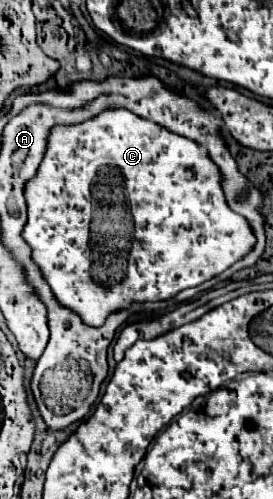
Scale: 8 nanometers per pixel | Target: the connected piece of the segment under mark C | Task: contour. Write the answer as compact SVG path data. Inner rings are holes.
M104 111L98 117L94 117L92 121L86 121L82 125L72 125L72 127L54 127L54 131L50 131L50 145L48 151L44 155L42 167L38 169L38 175L26 185L26 203L28 203L28 223L24 227L24 239L28 245L32 245L32 259L38 263L44 279L48 281L48 285L52 287L56 299L64 305L70 307L72 311L76 311L82 321L86 325L92 327L100 327L106 321L106 315L110 315L110 311L122 309L126 305L130 305L132 301L164 301L174 297L176 293L180 293L182 289L188 287L196 287L208 279L212 279L214 275L222 273L224 269L228 269L234 261L242 259L242 255L246 255L250 251L250 247L254 247L254 235L246 223L246 219L242 219L242 215L234 213L226 201L224 201L224 193L220 187L220 171L216 171L214 163L210 161L210 157L206 155L206 151L202 151L202 147L198 147L196 143L190 143L190 139L182 139L178 135L170 135L168 131L162 131L162 127L158 127L156 123L150 123L146 119L138 119L136 115L130 115L130 111ZM152 169L160 169L160 181L156 181L156 185L152 185L154 181L150 179ZM148 233L154 233L154 239L148 239ZM152 241L156 243L156 247L146 253L146 243Z

